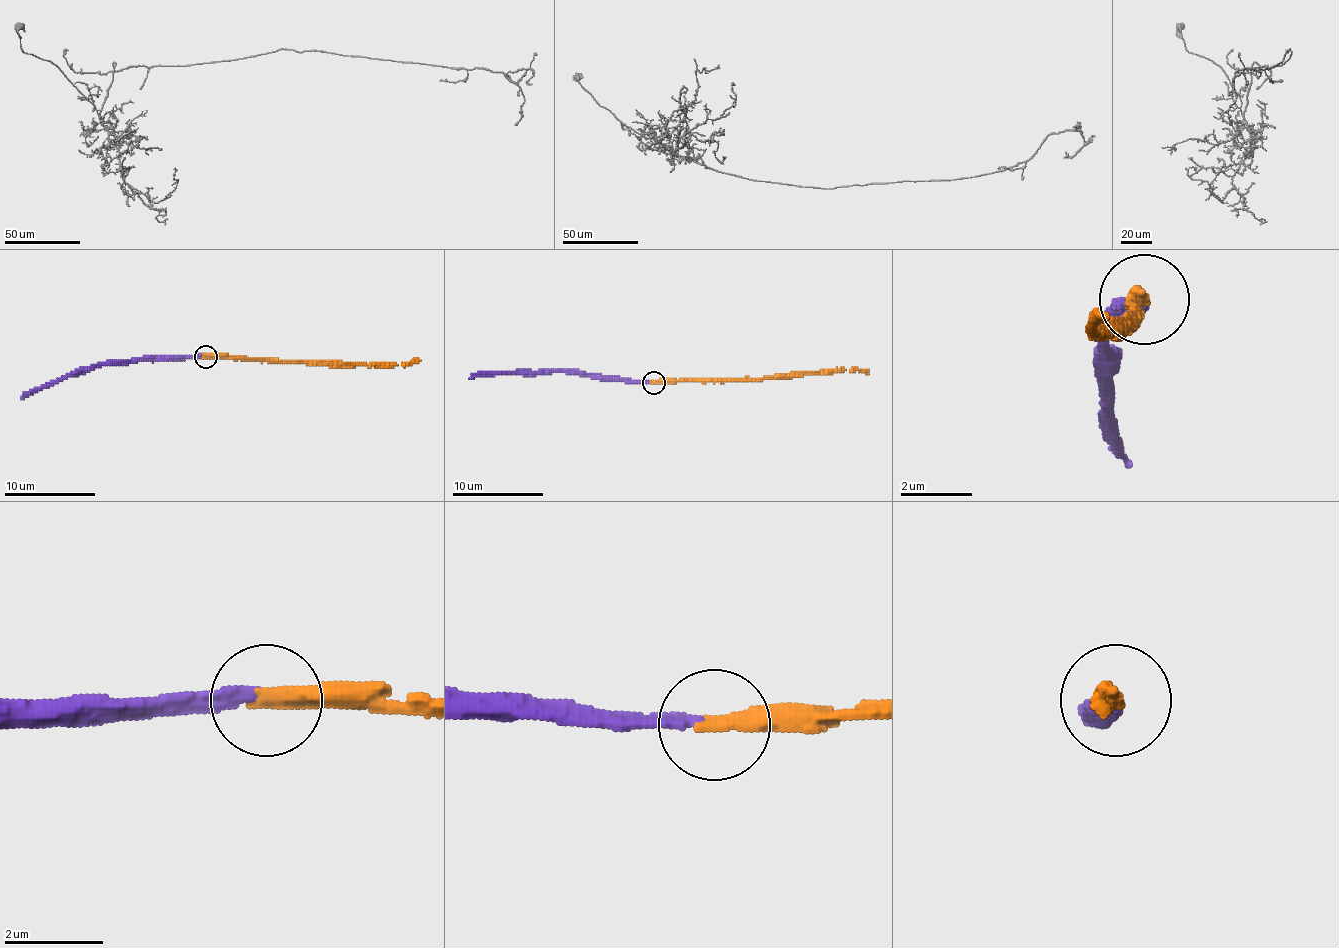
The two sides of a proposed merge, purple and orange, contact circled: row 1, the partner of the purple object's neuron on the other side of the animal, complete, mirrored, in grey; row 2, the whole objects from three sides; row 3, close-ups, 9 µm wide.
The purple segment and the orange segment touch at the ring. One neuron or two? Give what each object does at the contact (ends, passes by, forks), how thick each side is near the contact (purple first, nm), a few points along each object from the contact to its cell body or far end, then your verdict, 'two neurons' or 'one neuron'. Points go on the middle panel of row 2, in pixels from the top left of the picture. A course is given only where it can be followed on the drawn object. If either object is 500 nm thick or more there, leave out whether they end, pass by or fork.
purple ends there; orange ends there; 240 nm thick on the purple side, 360 nm on the other; purple runs (653, 383), (539, 372), (478, 372), (469, 378); orange runs (653, 383), (832, 374), (845, 369), (859, 369), (868, 374); one neuron

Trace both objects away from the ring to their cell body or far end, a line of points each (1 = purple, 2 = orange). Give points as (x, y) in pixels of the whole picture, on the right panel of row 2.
1: (1146, 297), (1101, 333), (1101, 432), (1128, 468)
2: (1146, 297), (1110, 333), (1092, 333), (1110, 315)

